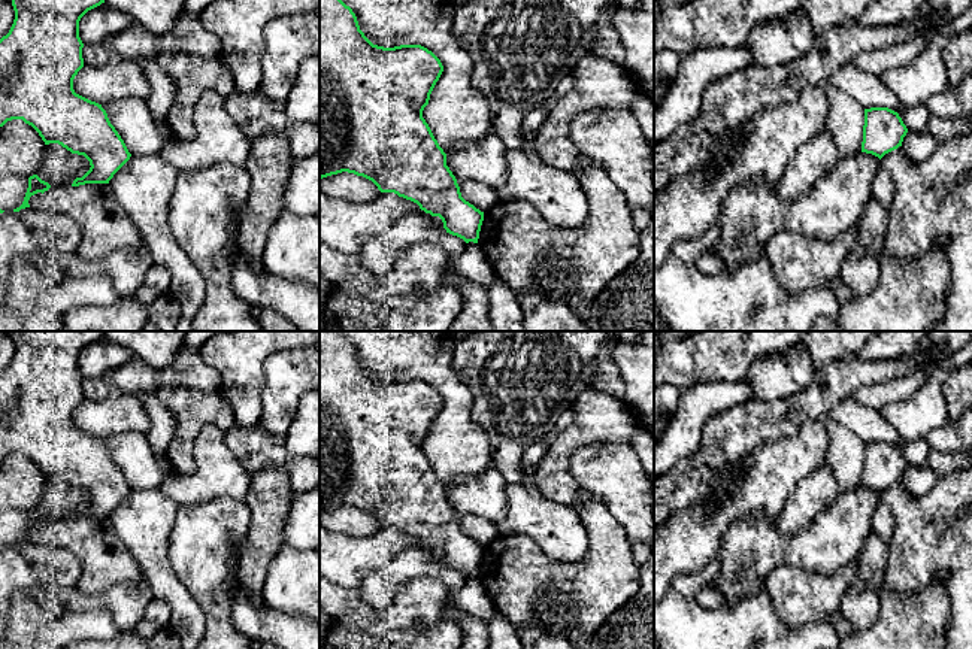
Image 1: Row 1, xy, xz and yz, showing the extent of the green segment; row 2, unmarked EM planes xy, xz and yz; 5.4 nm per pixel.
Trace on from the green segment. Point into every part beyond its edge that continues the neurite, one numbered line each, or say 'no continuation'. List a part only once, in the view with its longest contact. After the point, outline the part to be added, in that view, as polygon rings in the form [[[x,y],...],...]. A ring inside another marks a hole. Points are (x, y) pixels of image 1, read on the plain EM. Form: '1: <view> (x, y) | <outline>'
no continuation

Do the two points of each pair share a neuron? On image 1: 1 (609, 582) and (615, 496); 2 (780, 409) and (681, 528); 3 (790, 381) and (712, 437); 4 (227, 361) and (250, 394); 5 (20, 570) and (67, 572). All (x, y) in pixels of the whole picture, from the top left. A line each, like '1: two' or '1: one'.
1: two
2: two
3: two
4: one
5: one

